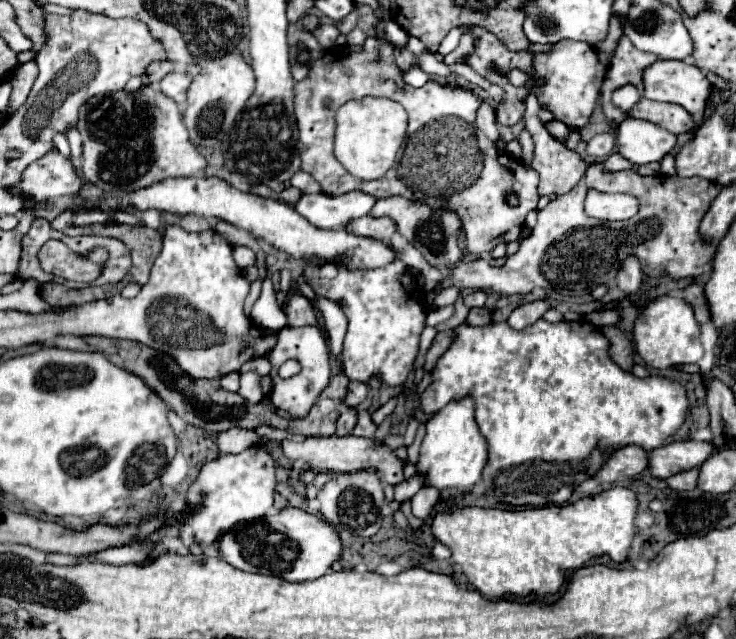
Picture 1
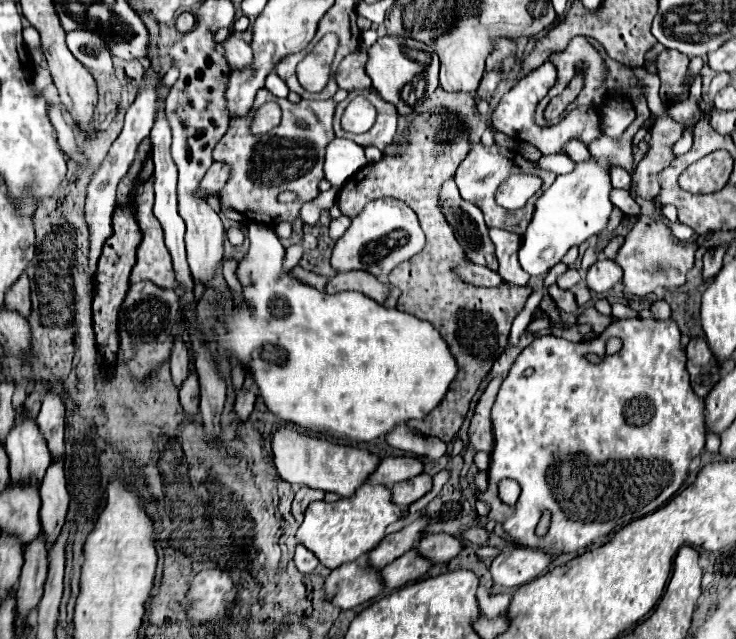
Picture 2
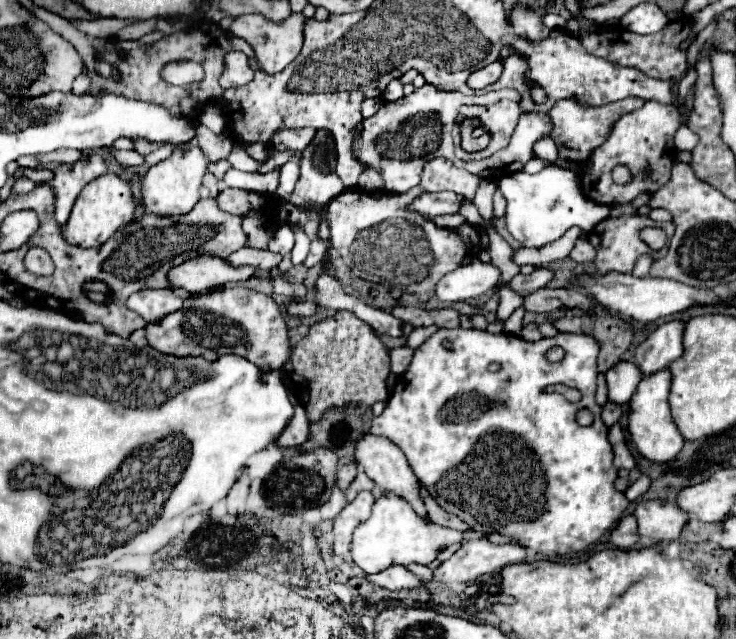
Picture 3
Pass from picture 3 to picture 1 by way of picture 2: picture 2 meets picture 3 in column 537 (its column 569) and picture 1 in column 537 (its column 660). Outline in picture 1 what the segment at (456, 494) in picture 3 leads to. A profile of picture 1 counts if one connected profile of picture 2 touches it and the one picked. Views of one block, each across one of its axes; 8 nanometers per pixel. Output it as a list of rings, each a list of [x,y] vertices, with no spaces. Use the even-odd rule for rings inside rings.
[[[538,320],[532,326],[524,328],[524,330],[514,330],[510,328],[506,322],[498,322],[498,324],[490,324],[490,326],[458,326],[458,338],[454,340],[454,344],[448,348],[448,352],[436,362],[436,368],[432,372],[432,384],[424,390],[424,394],[420,396],[420,408],[426,414],[434,414],[438,412],[442,406],[446,406],[450,400],[458,400],[466,394],[472,394],[476,400],[476,420],[480,426],[480,432],[486,436],[488,442],[488,464],[482,472],[482,480],[486,484],[486,494],[494,496],[496,500],[514,504],[514,506],[550,506],[550,504],[566,504],[570,500],[572,494],[572,486],[580,484],[582,478],[586,476],[594,476],[604,460],[618,448],[626,446],[626,444],[636,444],[644,450],[650,448],[658,448],[666,438],[670,438],[682,424],[688,412],[688,398],[686,398],[686,390],[682,384],[664,378],[664,376],[648,376],[648,378],[636,378],[632,372],[622,372],[622,368],[618,364],[614,364],[608,356],[608,340],[604,338],[604,334],[600,334],[600,330],[588,322],[546,322],[546,320]]]

